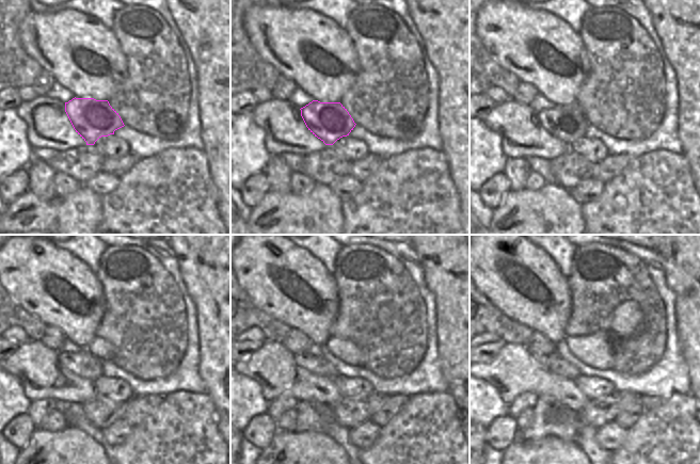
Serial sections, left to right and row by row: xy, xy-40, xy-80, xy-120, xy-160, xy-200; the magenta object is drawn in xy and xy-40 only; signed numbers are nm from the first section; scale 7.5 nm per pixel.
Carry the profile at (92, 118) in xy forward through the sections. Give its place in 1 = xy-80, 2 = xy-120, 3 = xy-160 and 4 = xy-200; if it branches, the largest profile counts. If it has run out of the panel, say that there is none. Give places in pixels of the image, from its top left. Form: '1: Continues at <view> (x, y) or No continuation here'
1: Continues at xy-80 (568, 123)
2: Continues at xy-120 (82, 364)
3: Continues at xy-160 (317, 365)
4: Continues at xy-200 (543, 362)

